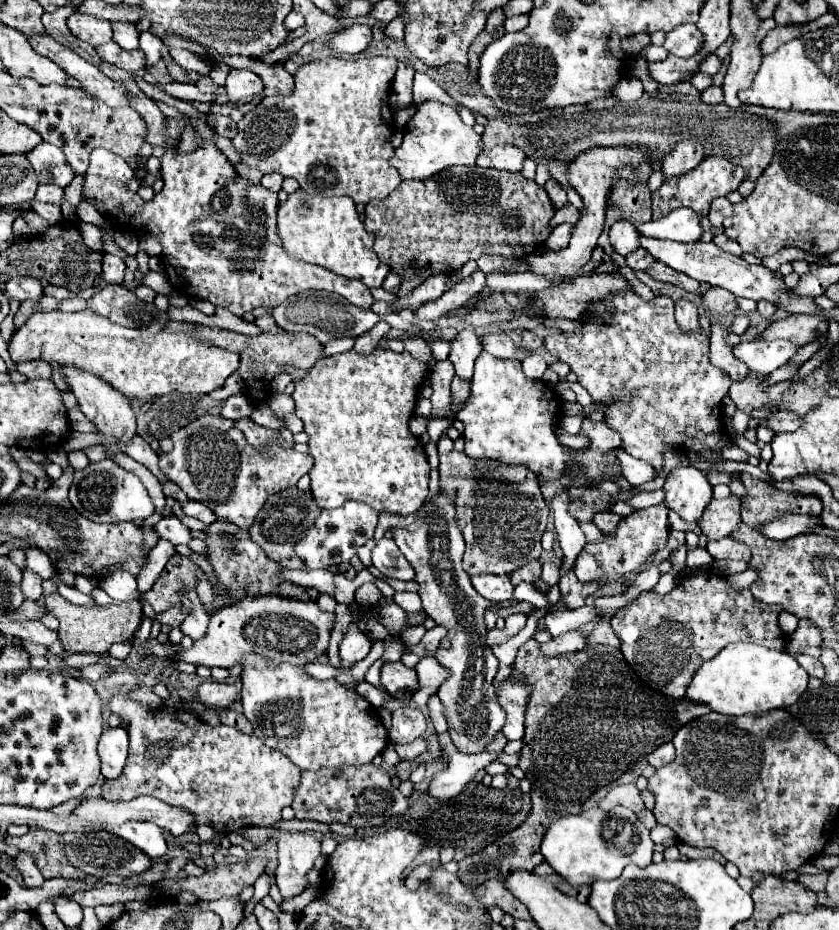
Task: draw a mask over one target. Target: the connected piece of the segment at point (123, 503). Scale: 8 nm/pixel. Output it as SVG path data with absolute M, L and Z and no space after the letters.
M105 459L99 463L89 463L85 469L75 471L71 489L69 489L69 501L73 507L87 519L99 521L99 523L121 523L121 521L143 521L153 511L155 505L141 483L141 479L119 467L115 461Z

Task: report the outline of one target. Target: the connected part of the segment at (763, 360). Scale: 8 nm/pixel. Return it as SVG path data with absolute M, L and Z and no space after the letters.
M793 345L793 349L733 349L735 357L747 363L749 371L763 375L769 375L777 367L787 365L797 355L797 351L797 345Z

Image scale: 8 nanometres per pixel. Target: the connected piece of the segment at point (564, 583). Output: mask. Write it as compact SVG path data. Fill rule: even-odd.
M571 567L565 575L559 579L559 589L561 589L561 601L569 609L579 609L585 605L585 597L593 595L599 589L599 583L579 583L575 577L575 569Z

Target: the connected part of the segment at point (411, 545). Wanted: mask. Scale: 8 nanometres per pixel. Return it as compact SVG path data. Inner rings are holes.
M439 491L417 513L419 517L409 527L391 529L393 541L415 569L425 613L435 619L437 625L449 629L447 637L451 645L439 647L435 653L435 659L449 671L449 677L437 691L445 707L449 735L461 753L481 753L505 723L505 709L499 705L493 689L499 663L485 641L487 627L483 623L483 613L491 603L473 589L469 575L461 567L465 541L455 519L453 499Z

